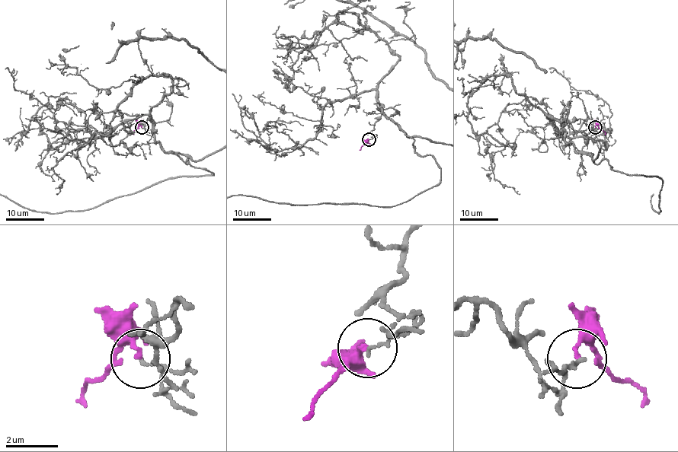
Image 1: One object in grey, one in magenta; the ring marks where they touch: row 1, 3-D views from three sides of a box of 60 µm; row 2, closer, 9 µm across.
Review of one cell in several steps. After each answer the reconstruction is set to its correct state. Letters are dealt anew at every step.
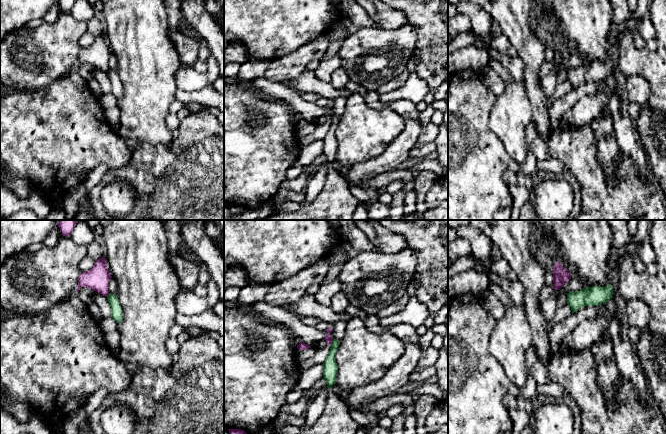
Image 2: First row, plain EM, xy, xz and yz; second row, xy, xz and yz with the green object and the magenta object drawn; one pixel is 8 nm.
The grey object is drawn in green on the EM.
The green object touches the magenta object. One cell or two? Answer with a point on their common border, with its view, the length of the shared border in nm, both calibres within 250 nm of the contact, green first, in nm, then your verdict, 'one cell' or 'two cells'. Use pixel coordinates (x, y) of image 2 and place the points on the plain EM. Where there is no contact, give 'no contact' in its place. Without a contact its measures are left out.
xz (331, 119) | 70 nm | 120/60 nm | two cells

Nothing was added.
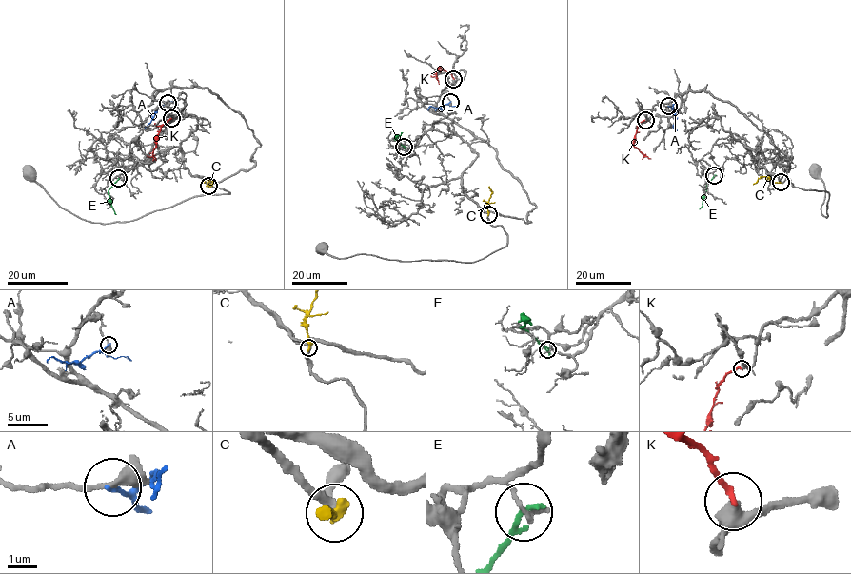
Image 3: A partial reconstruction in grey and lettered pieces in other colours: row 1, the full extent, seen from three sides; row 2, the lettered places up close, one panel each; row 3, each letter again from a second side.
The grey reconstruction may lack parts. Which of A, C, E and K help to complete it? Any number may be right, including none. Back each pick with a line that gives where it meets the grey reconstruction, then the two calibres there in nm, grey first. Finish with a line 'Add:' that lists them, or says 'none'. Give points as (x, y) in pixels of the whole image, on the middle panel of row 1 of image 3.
Add: none

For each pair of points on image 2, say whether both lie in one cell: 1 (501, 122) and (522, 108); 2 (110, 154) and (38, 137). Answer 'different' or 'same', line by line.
1: same
2: same

